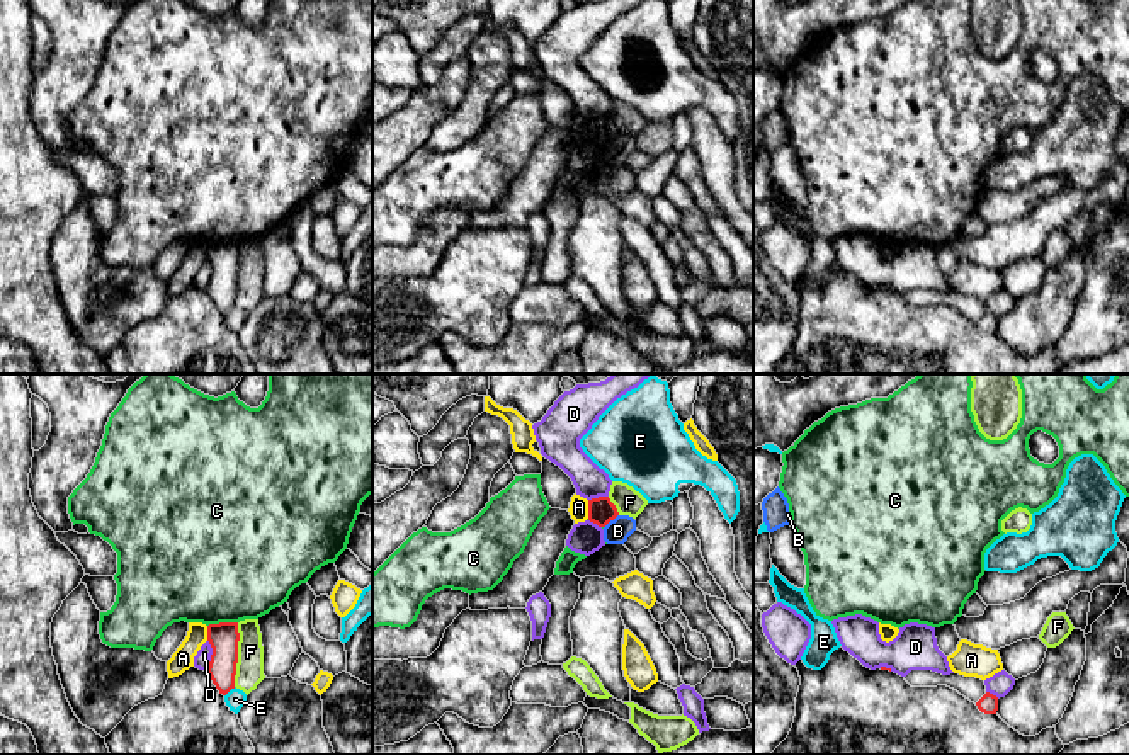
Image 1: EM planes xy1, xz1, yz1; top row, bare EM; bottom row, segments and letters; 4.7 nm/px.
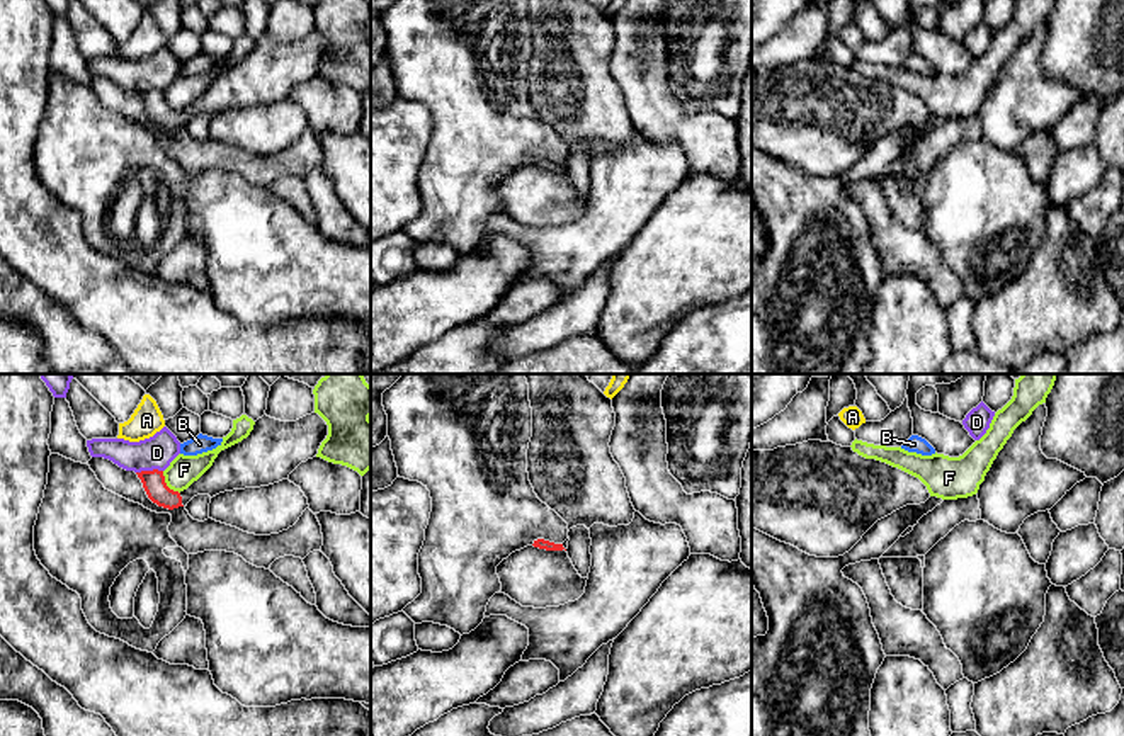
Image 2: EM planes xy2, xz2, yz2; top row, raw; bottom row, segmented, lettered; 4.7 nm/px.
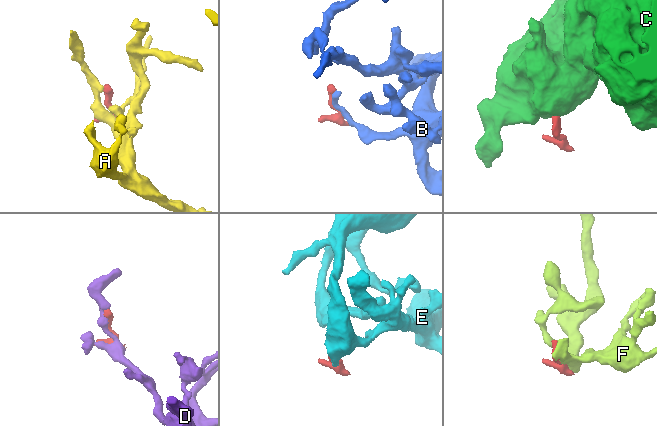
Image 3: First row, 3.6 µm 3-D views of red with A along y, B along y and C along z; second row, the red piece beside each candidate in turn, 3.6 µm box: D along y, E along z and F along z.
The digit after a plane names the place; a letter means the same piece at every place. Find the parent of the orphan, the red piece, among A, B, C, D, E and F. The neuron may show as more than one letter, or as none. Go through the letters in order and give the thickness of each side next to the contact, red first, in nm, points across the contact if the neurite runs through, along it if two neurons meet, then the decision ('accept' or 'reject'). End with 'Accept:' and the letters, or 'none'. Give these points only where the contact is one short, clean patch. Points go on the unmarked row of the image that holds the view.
A: 130/100 nm | along xz1 (587, 119), (589, 136) | reject
B: 130/120 nm | along xz1 (618, 133), (604, 147) | reject
C: 140/500 nm | along xy1 (237, 240), (220, 240), (208, 245) | reject
D: 140/80 nm | reject
E: 140/90 nm | along xy1 (235, 306), (225, 315) | reject
F: 140/130 nm | reject
Accept: none

